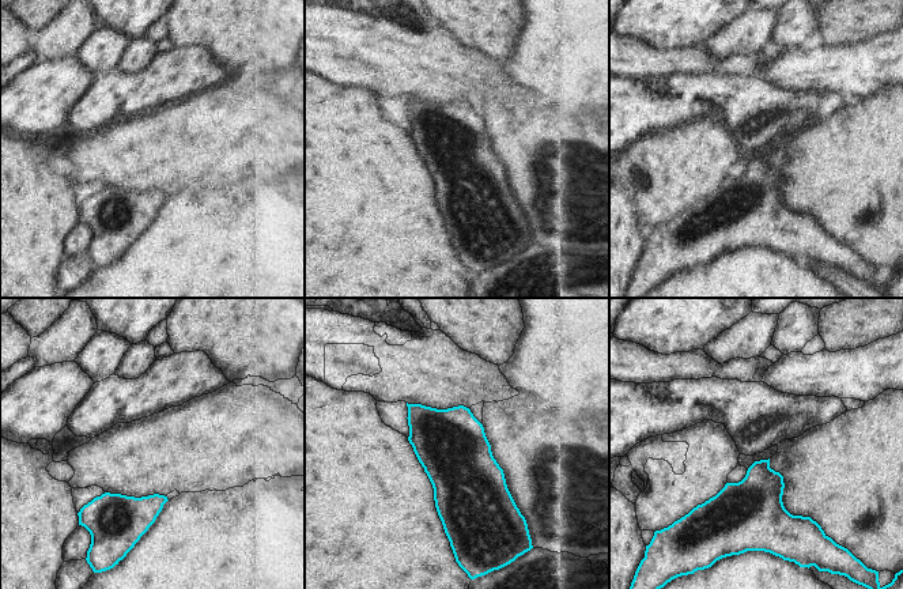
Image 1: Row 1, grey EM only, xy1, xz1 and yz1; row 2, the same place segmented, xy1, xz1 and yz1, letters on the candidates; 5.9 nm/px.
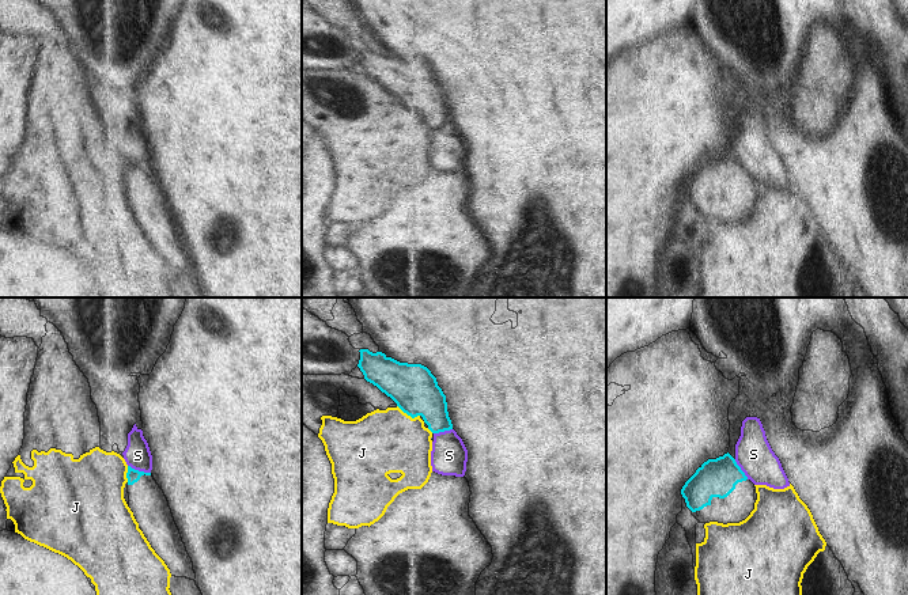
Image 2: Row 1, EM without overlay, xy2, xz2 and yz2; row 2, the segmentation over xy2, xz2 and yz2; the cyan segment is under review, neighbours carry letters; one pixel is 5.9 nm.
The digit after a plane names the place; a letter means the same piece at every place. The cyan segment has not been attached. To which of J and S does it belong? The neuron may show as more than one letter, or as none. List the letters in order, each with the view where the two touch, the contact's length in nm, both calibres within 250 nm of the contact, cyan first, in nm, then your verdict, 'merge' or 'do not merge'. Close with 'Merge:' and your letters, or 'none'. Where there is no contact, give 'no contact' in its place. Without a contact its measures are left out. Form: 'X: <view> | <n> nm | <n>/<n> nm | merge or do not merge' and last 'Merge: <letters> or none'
J: xz2 | 150 nm | 280/380 nm | do not merge
S: xy2 | 140 nm | 80/160 nm | do not merge
Merge: none

